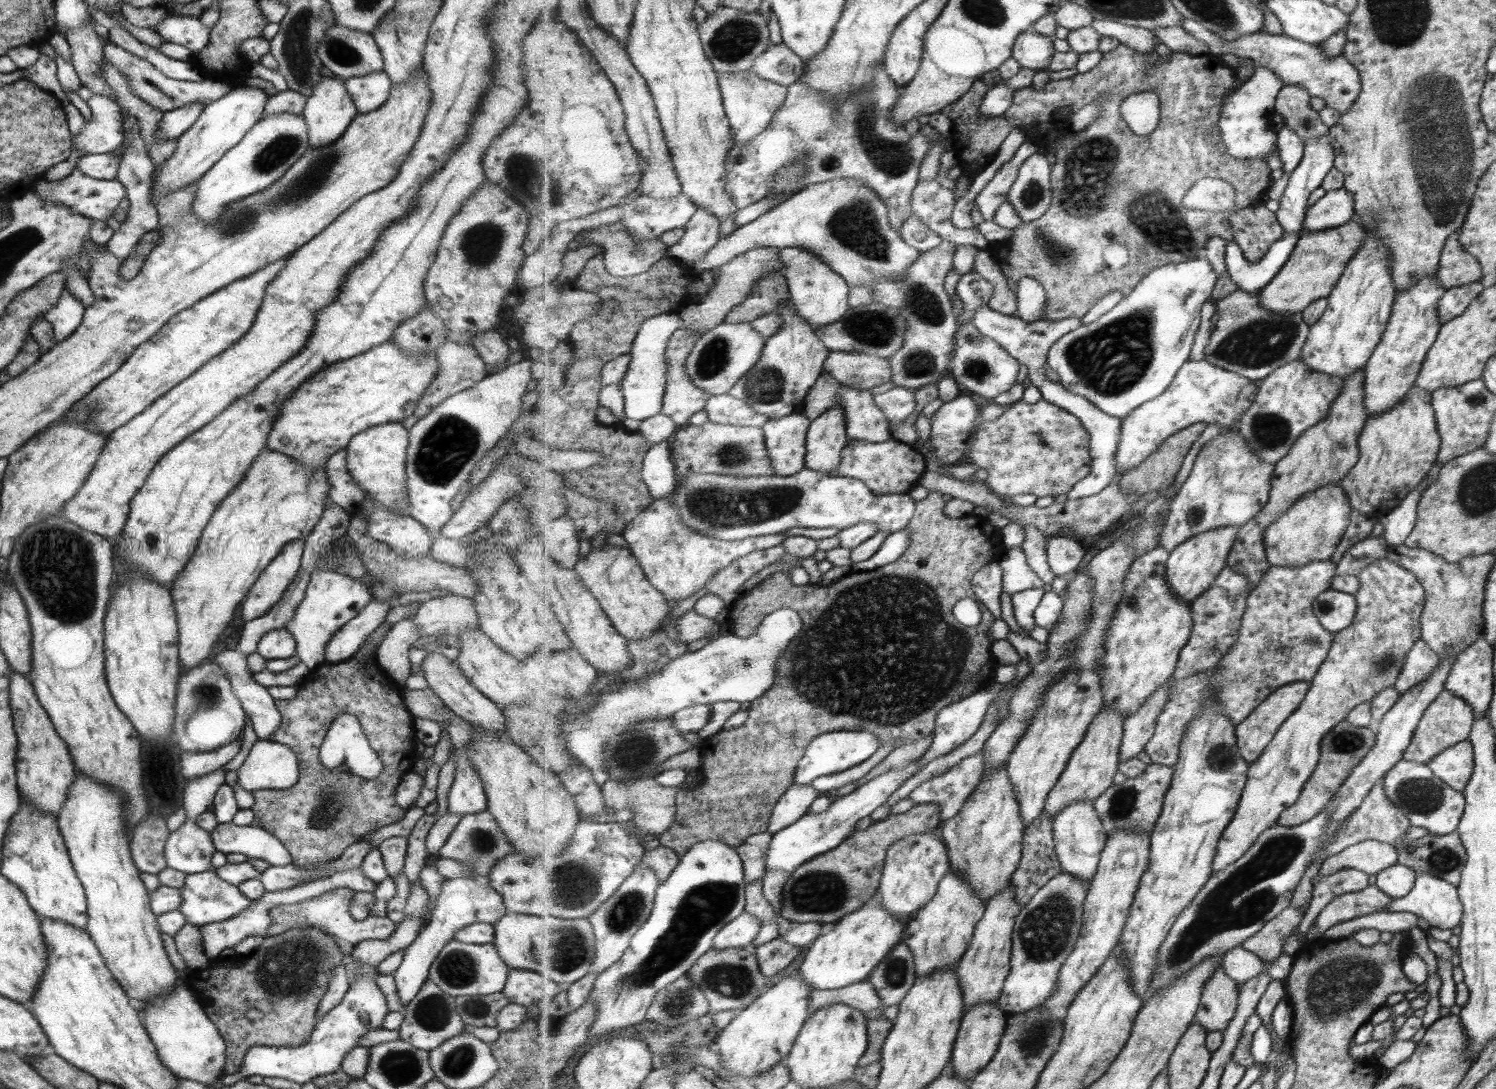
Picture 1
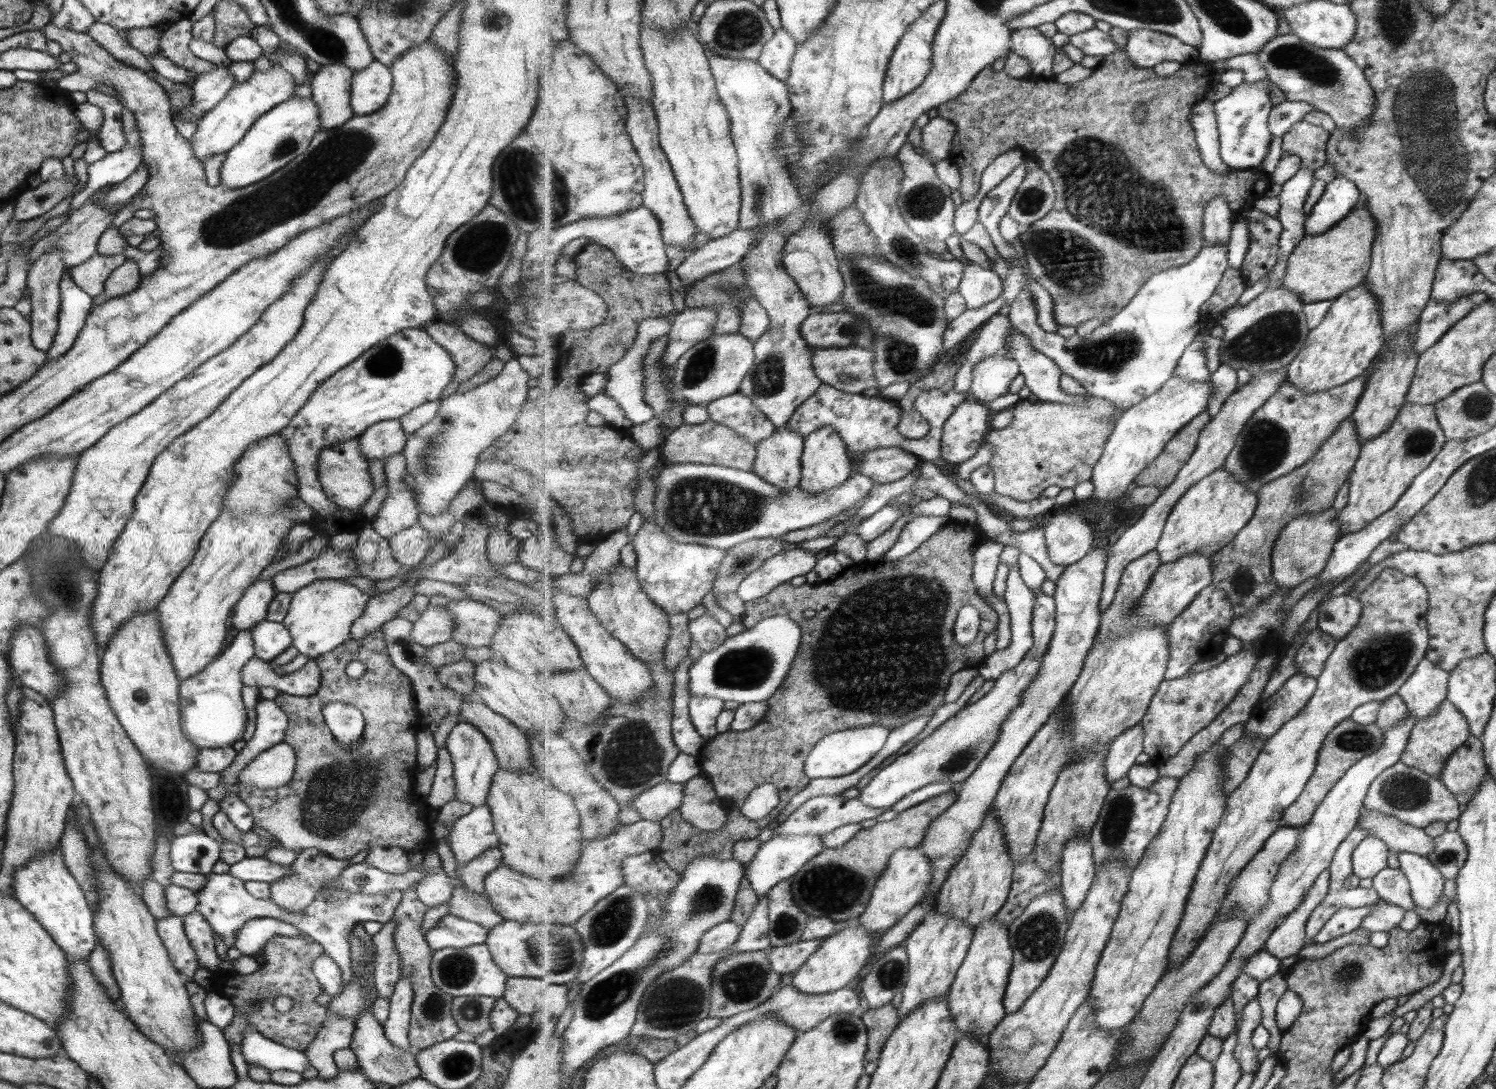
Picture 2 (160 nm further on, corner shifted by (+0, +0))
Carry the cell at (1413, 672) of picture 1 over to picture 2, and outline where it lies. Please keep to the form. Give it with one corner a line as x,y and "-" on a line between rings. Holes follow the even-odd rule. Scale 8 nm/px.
1423,658
1415,665
1413,673
1407,677
1397,694
1409,715
1415,721
1423,721
1446,700
1446,687
1449,674

